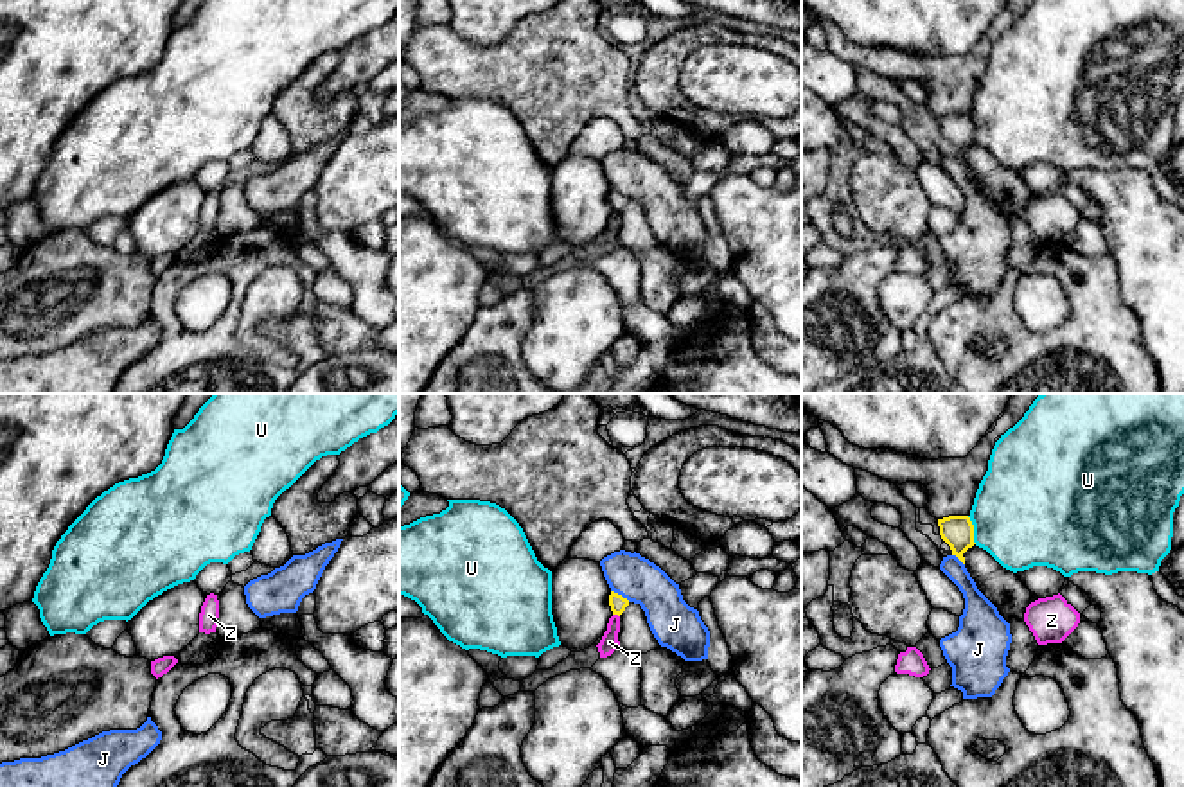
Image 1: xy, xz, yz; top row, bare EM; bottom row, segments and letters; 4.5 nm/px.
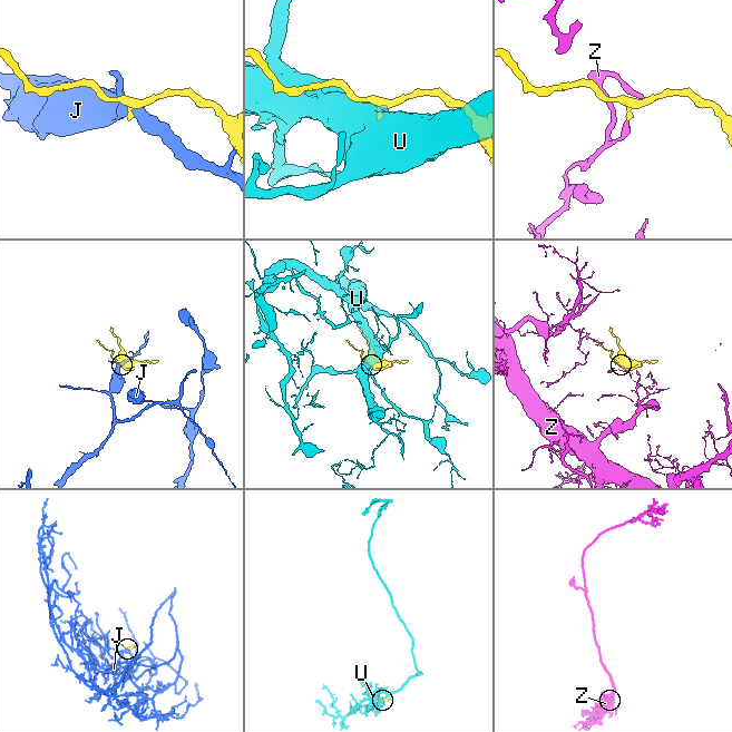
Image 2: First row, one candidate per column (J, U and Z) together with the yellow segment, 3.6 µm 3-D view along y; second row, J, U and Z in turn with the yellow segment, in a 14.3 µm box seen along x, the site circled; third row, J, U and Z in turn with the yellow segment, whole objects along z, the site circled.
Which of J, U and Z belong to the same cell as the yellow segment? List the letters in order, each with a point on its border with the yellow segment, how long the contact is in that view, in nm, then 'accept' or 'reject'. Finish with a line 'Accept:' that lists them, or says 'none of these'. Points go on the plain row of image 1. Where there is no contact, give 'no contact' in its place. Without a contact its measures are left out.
J: xz (620, 193) | 100 nm | reject
U: yz (972, 128) | 130 nm | reject
Z: xz (617, 211) | 40 nm | reject
Accept: none of these

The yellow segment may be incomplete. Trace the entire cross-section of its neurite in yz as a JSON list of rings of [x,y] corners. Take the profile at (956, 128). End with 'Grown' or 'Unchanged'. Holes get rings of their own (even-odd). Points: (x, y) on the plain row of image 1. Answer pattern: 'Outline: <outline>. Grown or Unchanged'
Outline: [[[949,113],[938,117],[940,133],[950,144],[952,153],[956,153],[963,162],[963,151],[972,146],[974,140],[974,122],[968,113]]]. Unchanged

